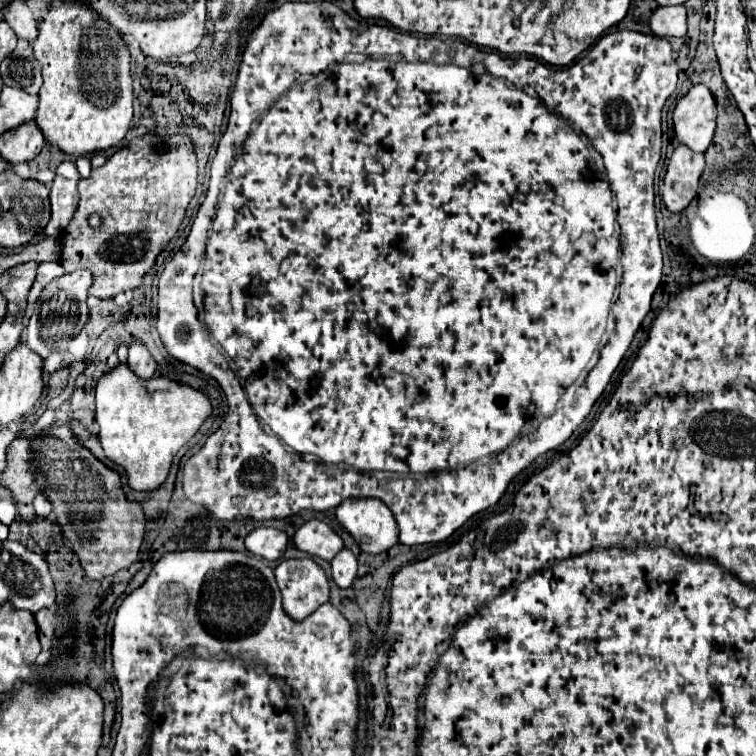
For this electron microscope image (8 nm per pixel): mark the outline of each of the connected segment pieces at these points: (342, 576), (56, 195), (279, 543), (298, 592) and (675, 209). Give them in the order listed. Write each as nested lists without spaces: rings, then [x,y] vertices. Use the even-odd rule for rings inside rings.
[[[343,547],[339,555],[331,561],[331,575],[333,581],[339,587],[351,587],[355,577],[357,577],[357,557],[353,555],[351,549]]]
[[[65,161],[57,167],[55,181],[51,185],[51,221],[45,227],[47,235],[57,235],[63,233],[69,221],[73,219],[73,213],[79,205],[79,193],[77,193],[77,183],[79,183],[79,171],[75,163]]]
[[[257,527],[245,537],[245,547],[267,561],[277,561],[283,557],[287,547],[285,531],[277,527]]]
[[[285,559],[277,565],[275,577],[283,595],[283,607],[297,621],[305,619],[321,603],[329,601],[329,577],[323,567],[317,565],[313,559]]]
[[[679,145],[667,165],[663,179],[663,203],[671,213],[681,213],[697,193],[699,177],[705,167],[705,153]]]

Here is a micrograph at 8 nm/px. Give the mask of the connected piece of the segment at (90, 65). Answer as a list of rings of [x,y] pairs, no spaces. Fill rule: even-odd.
[[[63,1],[55,9],[41,13],[39,35],[33,41],[35,59],[41,65],[43,85],[39,89],[39,109],[35,123],[49,145],[59,147],[65,155],[89,157],[99,151],[117,147],[133,119],[133,83],[129,75],[129,51],[121,33],[103,17],[77,1]]]

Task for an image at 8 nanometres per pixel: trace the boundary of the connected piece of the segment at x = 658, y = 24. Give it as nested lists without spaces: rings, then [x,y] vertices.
[[[657,7],[649,19],[649,27],[657,37],[685,37],[685,7]]]

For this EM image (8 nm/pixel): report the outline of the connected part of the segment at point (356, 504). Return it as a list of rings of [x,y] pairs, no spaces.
[[[345,499],[337,507],[339,523],[367,553],[383,553],[399,541],[397,521],[381,499]]]

